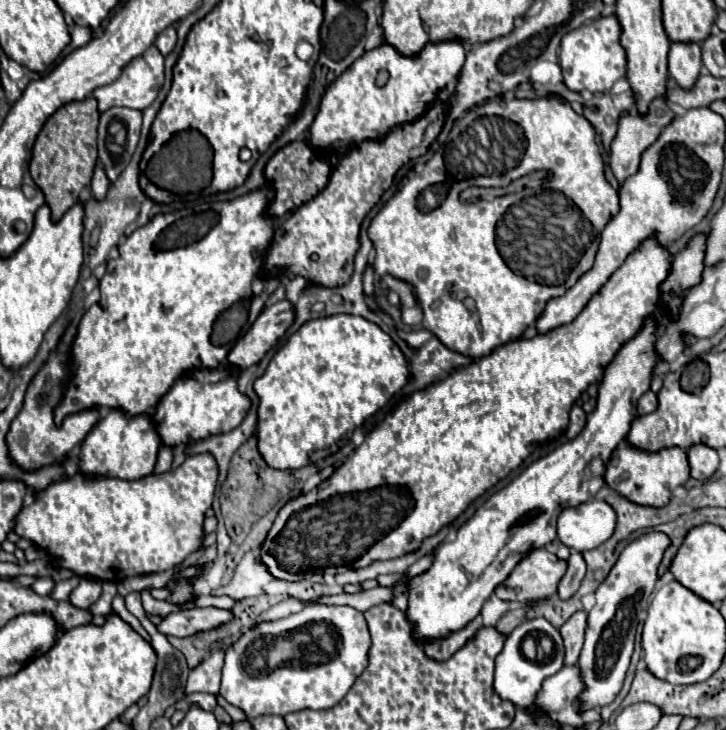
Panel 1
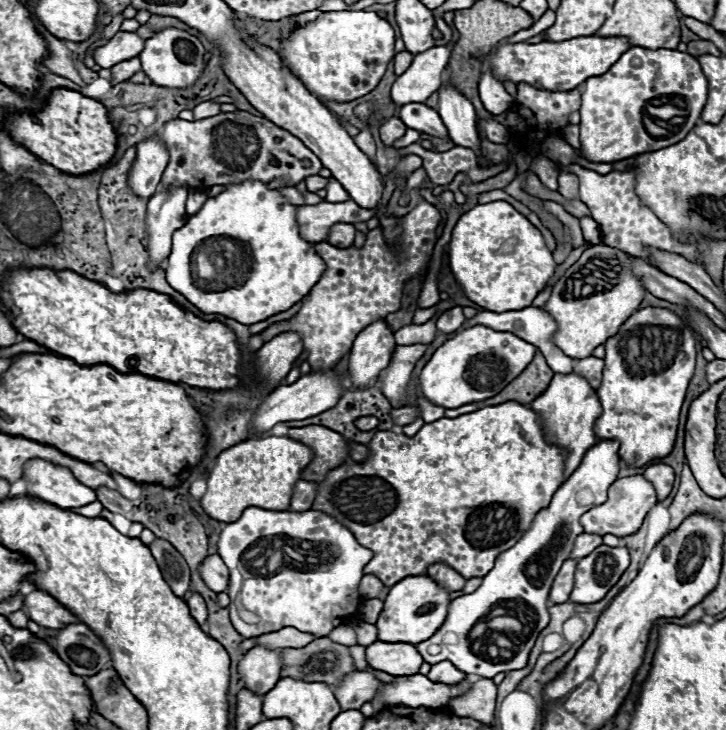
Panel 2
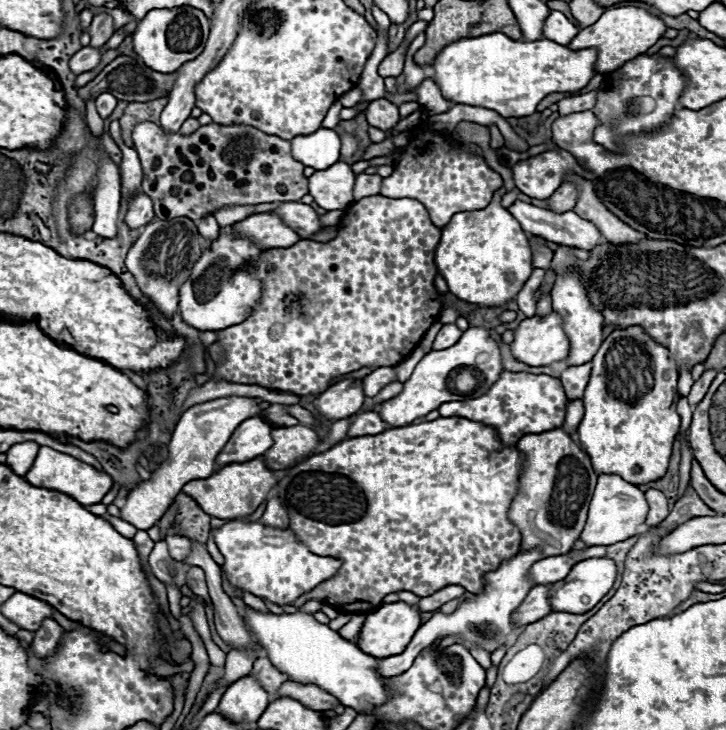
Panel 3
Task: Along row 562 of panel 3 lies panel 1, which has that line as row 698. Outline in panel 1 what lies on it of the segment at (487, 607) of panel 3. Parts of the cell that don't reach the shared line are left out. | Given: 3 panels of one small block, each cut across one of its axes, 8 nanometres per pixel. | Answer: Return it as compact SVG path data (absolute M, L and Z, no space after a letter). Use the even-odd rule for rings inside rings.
M544 618L526 620L526 622L522 622L520 626L516 626L516 628L506 636L506 640L504 640L504 650L496 656L494 690L496 690L496 694L498 694L500 698L510 700L516 708L528 708L528 706L534 702L534 698L536 698L542 682L544 682L548 676L556 674L556 672L562 668L562 664L564 664L564 644L562 644L560 632L558 632L548 620L544 620ZM526 636L532 636L534 642L536 642L536 660L534 660L534 662L530 662L530 660L522 654L522 650L520 650L522 640L524 640Z

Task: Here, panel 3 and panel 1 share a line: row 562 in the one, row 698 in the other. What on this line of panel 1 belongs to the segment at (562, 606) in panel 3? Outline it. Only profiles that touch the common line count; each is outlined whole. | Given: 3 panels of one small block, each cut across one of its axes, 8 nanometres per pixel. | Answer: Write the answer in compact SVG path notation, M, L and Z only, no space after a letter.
M648 532L642 538L630 542L622 550L608 578L598 586L596 604L588 612L584 648L578 658L578 668L584 682L584 690L578 696L580 712L608 706L618 696L630 664L630 656L634 652L634 634L640 622L640 610L650 604L654 586L658 582L656 568L668 544L670 540L662 532Z

